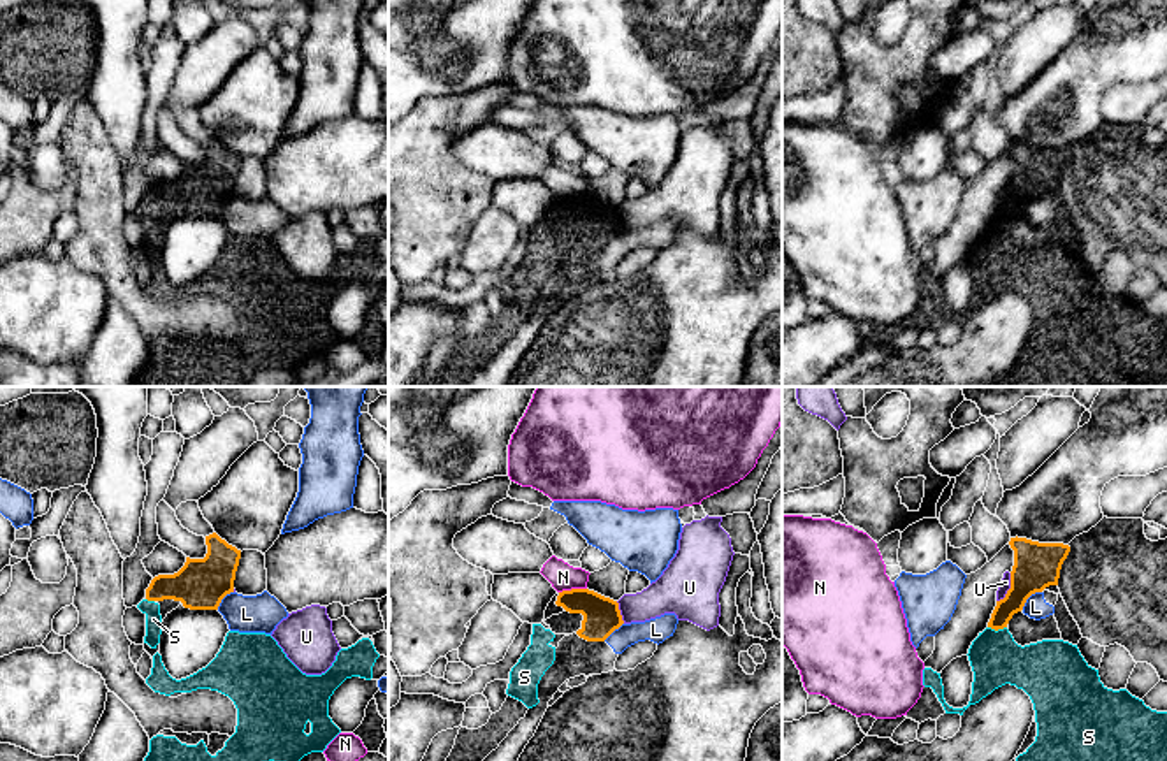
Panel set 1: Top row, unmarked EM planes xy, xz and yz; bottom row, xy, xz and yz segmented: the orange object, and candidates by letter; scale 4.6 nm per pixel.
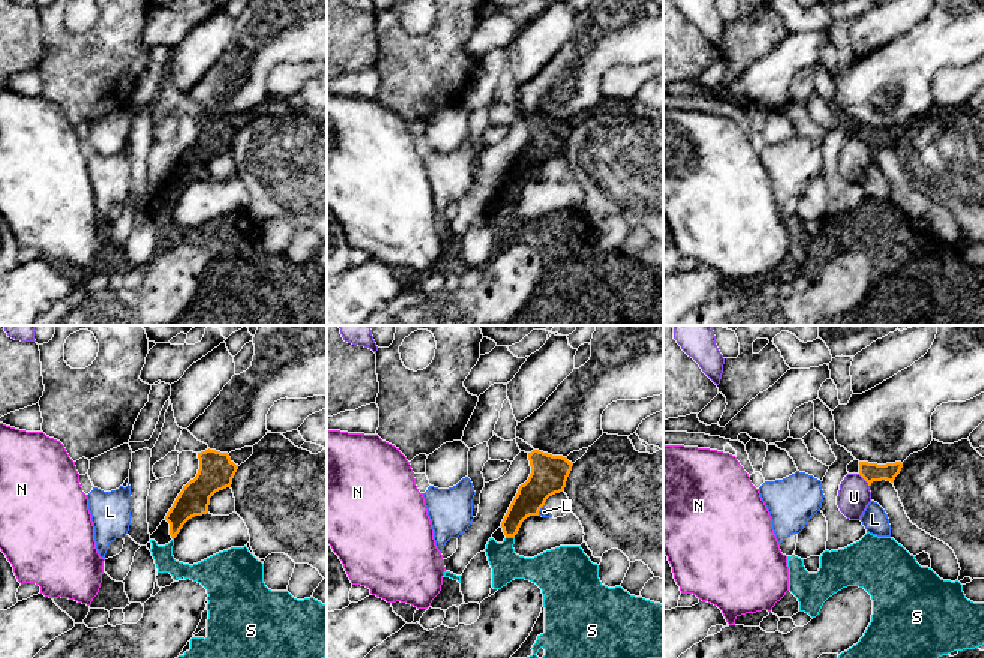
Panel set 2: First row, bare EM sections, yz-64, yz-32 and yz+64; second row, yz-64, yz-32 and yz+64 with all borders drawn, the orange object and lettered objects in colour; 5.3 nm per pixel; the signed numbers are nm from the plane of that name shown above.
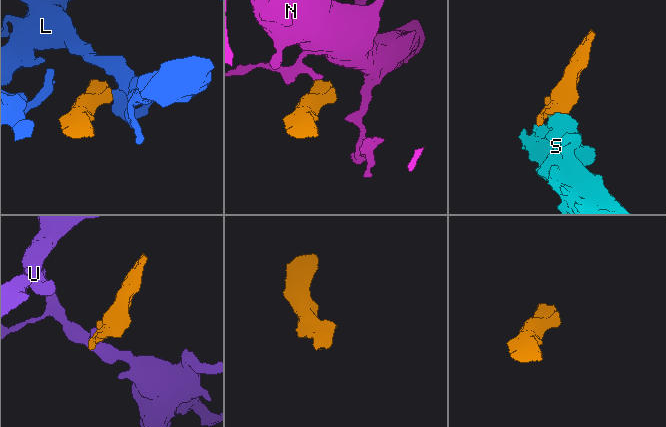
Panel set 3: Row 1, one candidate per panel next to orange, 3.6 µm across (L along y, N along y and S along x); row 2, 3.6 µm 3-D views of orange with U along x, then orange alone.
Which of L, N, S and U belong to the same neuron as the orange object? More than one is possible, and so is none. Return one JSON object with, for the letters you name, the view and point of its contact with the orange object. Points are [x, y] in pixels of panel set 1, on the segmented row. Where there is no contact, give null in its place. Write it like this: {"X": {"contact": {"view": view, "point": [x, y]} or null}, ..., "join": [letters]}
{"S": {"contact": {"view": "yz", "point": [997, 630]}}, "join": ["S"]}

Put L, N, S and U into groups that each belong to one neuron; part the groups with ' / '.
L / N / S / U

